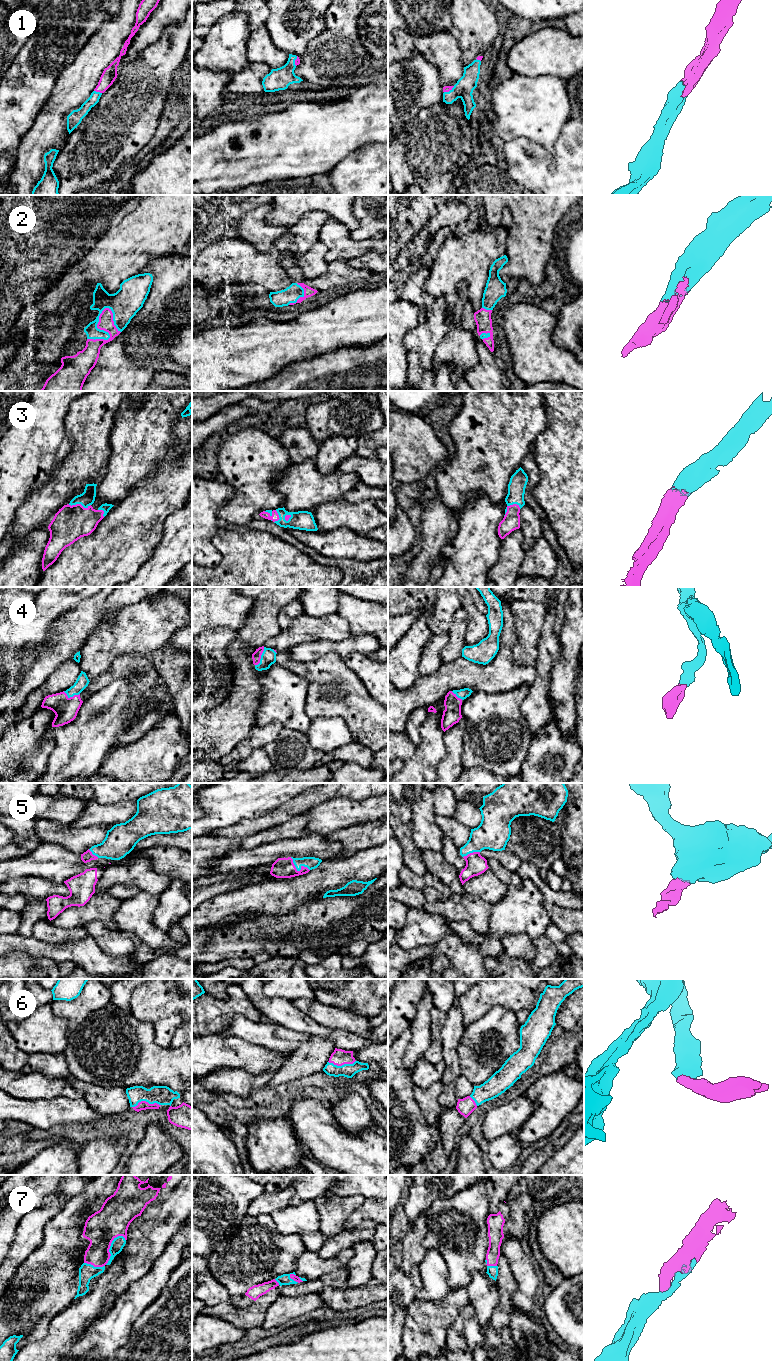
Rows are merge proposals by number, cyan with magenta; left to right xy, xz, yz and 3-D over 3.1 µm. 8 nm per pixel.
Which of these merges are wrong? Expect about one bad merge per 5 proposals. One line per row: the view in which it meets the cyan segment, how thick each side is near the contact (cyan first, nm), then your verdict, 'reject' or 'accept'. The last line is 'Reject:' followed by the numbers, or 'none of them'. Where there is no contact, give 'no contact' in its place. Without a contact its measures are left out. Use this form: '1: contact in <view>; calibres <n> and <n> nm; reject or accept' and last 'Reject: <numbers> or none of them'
1: contact in xy; calibres 100 and 120 nm; accept
2: contact in xy; calibres 220 and 150 nm; accept
3: contact in yz; calibres 140 and 140 nm; accept
4: contact in xz; calibres 120 and 80 nm; accept
5: contact in xz; calibres 100 and 160 nm; accept
6: contact in xy; calibres 160 and 80 nm; accept
7: contact in xy; calibres 100 and 260 nm; accept
Reject: none of them

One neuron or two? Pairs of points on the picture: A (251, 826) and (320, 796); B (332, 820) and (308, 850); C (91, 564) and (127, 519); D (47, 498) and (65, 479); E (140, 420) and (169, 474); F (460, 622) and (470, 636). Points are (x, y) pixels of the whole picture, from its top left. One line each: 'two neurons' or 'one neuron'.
A: one neuron
B: two neurons
C: one neuron
D: one neuron
E: two neurons
F: two neurons

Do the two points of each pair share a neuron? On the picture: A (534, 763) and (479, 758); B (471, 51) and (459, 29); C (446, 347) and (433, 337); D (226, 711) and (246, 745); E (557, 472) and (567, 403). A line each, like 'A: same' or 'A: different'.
A: different
B: same
C: different
D: different
E: same

